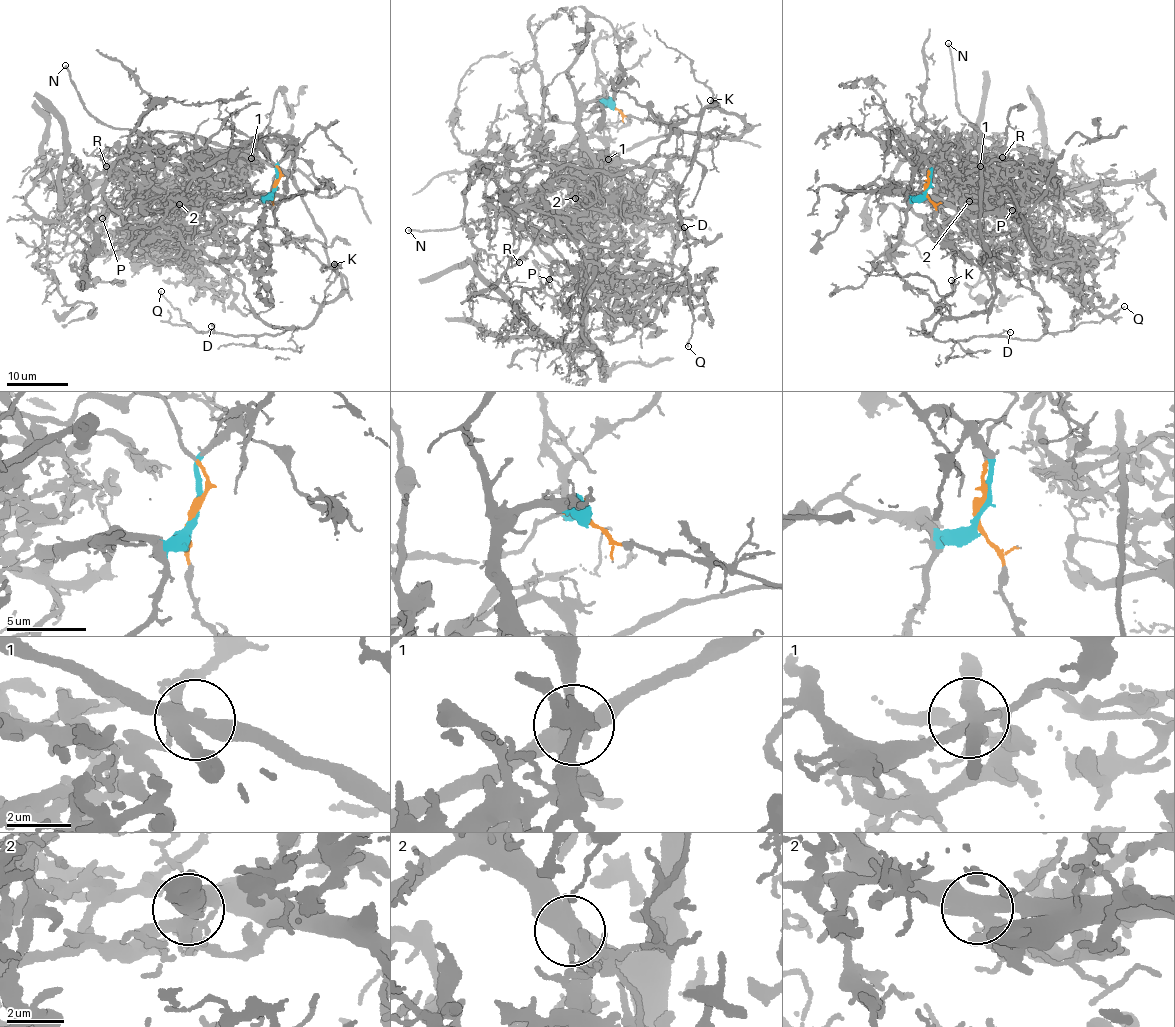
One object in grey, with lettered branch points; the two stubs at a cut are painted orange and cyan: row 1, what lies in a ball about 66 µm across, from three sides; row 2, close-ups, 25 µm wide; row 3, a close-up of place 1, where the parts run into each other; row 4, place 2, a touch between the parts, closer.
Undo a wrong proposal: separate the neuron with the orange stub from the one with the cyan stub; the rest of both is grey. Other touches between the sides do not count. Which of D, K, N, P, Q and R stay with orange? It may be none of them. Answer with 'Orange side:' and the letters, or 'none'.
Orange side: D, K, N, Q

